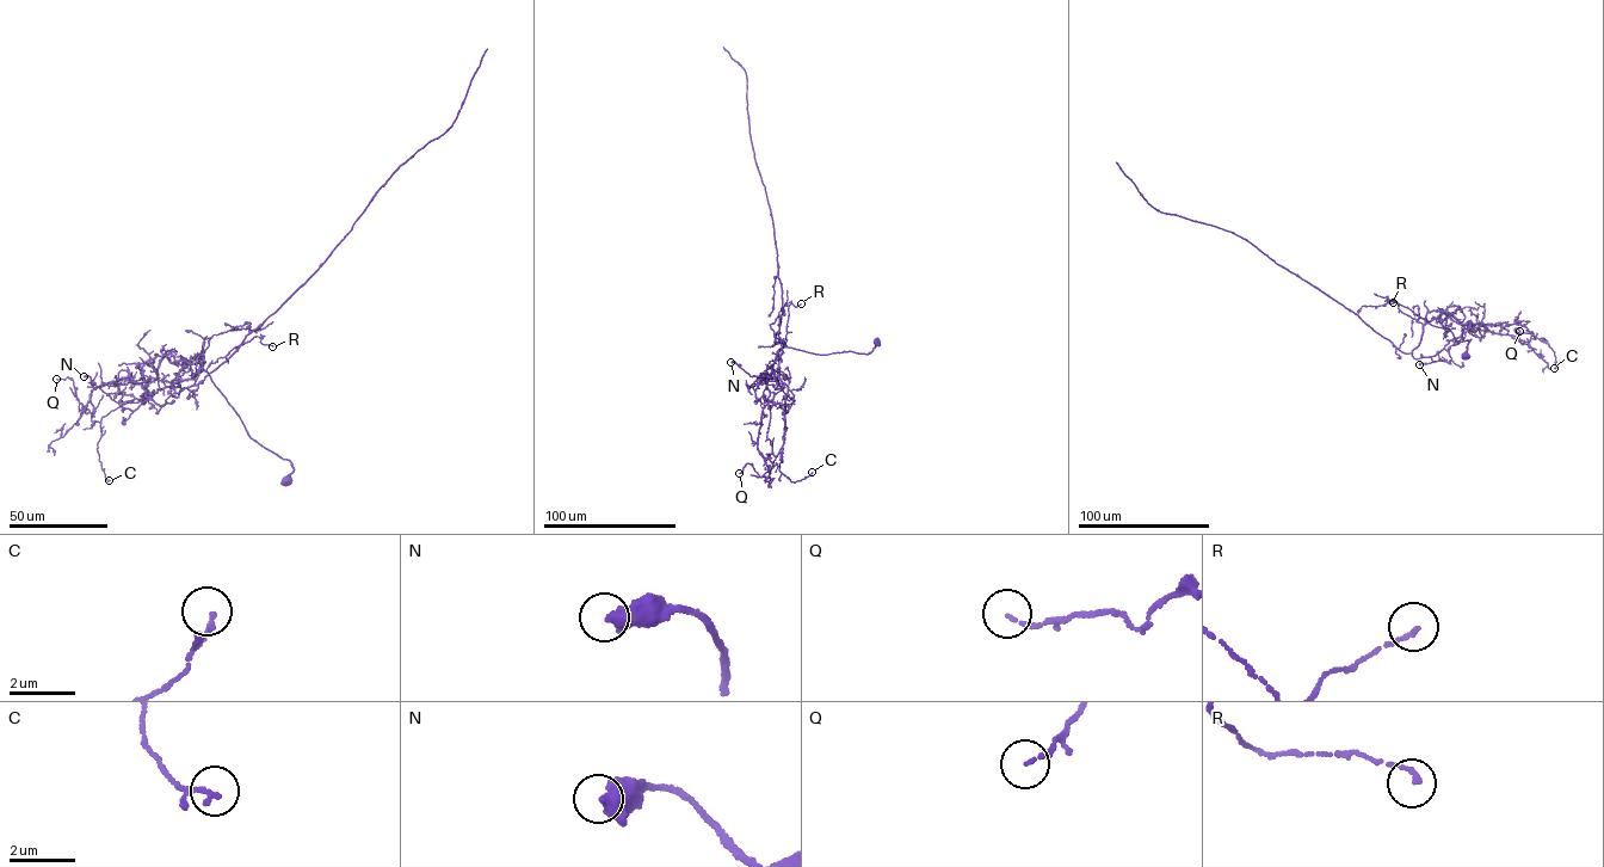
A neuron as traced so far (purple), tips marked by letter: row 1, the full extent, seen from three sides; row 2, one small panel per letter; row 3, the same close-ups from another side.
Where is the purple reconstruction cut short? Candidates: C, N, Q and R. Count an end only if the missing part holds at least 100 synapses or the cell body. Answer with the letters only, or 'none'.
none

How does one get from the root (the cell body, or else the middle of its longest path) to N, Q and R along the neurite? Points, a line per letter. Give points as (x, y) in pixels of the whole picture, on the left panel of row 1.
N: (285, 479), (290, 461), (251, 438), (203, 369), (172, 385), (162, 406), (145, 394), (133, 411), (84, 376)
Q: (285, 479), (290, 461), (251, 438), (198, 363), (165, 355), (150, 382), (93, 389), (93, 416), (56, 379)
R: (285, 479), (294, 469), (290, 461), (251, 438), (207, 371), (209, 364), (255, 336), (263, 344), (272, 346)

